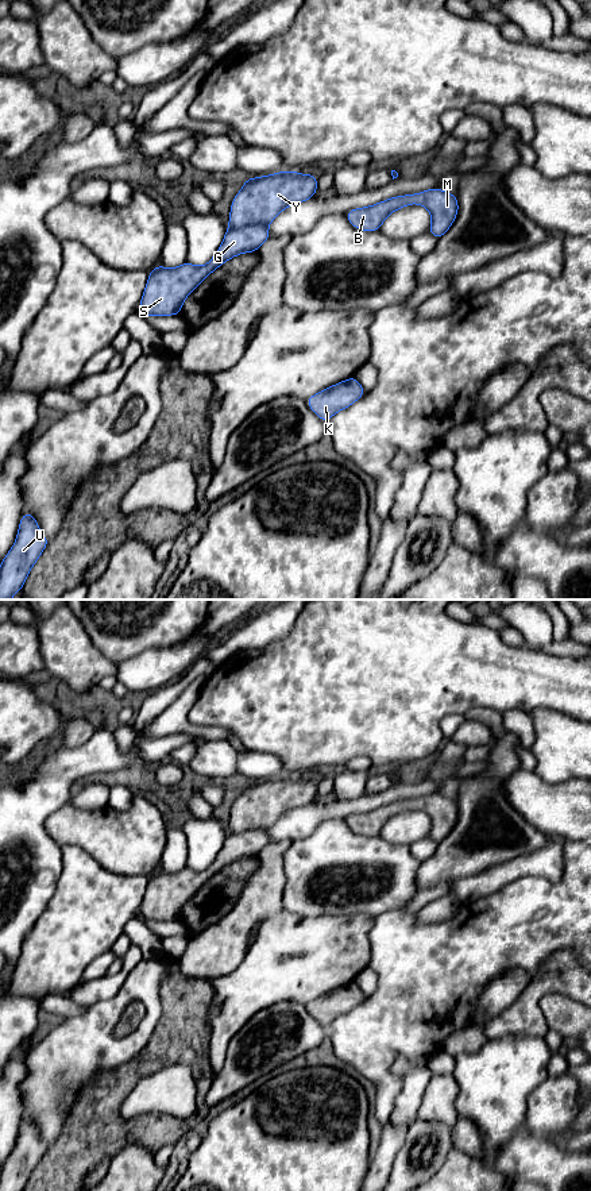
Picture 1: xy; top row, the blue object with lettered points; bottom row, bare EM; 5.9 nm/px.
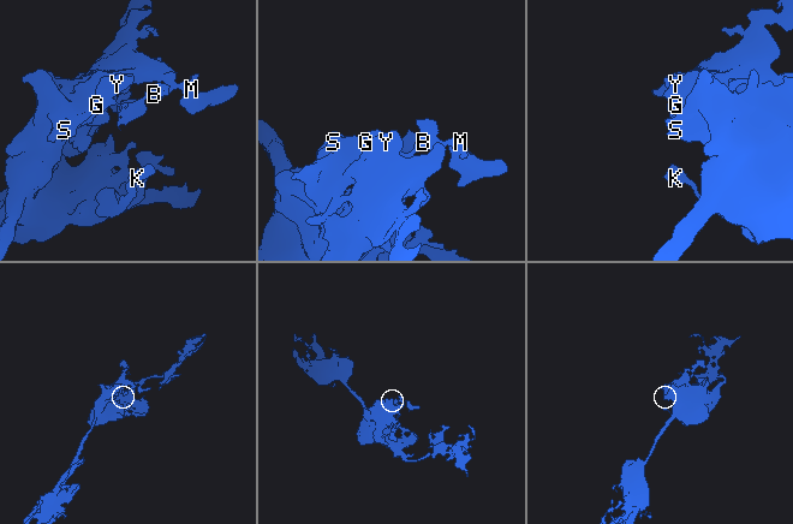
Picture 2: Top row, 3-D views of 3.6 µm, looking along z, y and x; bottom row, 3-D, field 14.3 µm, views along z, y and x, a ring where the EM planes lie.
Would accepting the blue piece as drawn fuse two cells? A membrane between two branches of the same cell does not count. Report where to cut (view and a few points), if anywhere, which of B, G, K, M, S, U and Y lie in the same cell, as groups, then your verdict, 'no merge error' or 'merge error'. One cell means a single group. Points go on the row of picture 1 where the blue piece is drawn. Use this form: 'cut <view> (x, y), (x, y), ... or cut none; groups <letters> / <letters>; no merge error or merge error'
cut none; groups B G K M S U Y; no merge error

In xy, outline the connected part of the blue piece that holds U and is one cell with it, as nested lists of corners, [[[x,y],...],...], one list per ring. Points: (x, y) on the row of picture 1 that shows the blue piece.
[[[24,512],[19,524],[15,544],[0,563],[0,600],[11,600],[23,585],[49,544],[49,539],[39,531],[35,517]]]

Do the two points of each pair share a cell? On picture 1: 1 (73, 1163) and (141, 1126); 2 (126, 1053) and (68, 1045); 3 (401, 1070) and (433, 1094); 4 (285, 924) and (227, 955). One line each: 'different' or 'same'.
1: same
2: same
3: different
4: different

